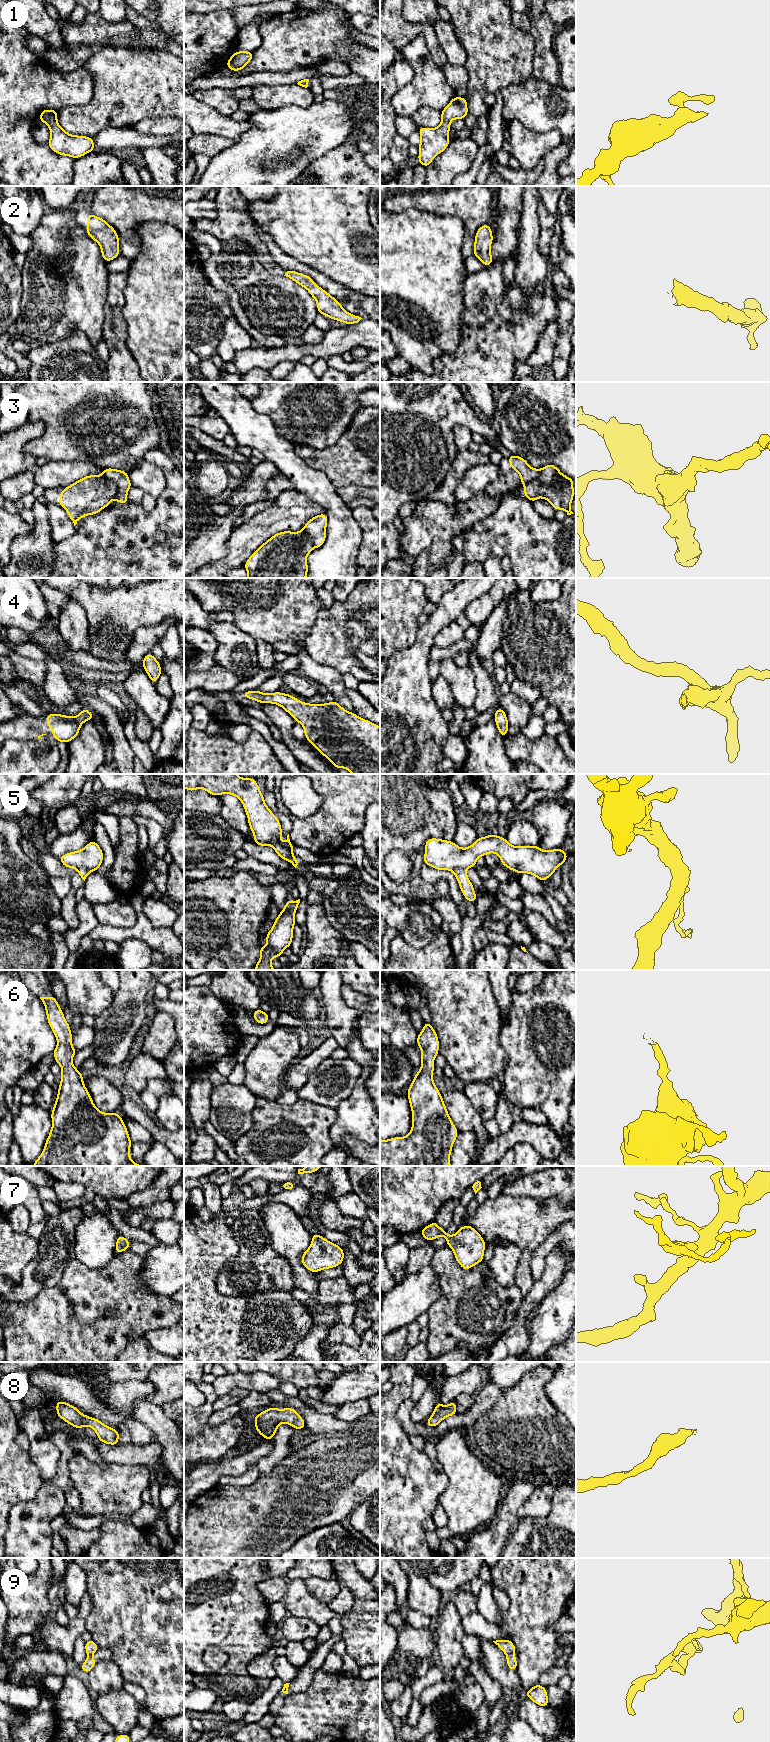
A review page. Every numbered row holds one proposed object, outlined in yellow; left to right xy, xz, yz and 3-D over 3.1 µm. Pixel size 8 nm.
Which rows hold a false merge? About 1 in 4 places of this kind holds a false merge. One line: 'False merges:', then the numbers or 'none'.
False merges: 3, 5, 9

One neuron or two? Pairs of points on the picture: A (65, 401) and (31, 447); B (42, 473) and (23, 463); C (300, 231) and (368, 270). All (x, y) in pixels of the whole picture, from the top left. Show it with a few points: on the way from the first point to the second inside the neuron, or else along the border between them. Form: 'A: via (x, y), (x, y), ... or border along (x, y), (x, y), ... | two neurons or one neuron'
A: via (63, 414), (62, 421), (44, 440) | one neuron
B: border along (36, 467), (32, 470) | two neurons
C: via (317, 231), (326, 231), (351, 256) | one neuron

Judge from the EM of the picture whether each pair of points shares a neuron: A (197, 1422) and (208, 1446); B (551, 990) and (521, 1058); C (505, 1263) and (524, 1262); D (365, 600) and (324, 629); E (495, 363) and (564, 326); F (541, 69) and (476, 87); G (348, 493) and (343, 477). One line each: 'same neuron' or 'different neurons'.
A: same neuron
B: same neuron
C: different neurons
D: same neuron
E: different neurons
F: different neurons
G: different neurons

